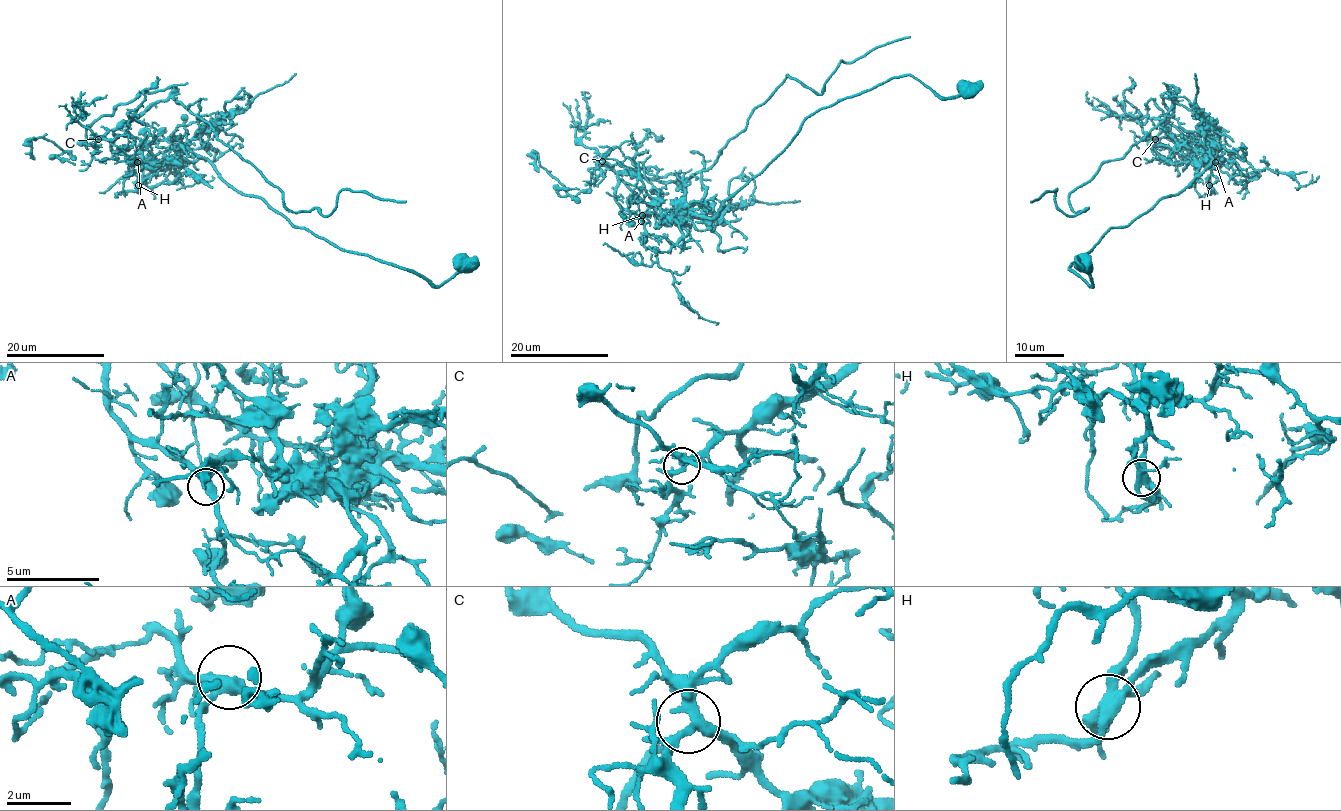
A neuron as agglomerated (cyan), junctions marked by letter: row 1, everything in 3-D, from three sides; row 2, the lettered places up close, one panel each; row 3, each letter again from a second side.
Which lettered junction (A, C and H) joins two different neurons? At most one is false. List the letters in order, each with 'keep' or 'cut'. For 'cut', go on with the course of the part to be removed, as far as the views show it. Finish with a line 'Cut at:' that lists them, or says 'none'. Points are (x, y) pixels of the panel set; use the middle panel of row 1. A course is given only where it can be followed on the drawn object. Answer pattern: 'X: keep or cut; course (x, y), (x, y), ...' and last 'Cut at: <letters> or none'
A: keep
C: keep
H: cut; course (643, 215), (617, 201), (618, 176), (671, 182), (706, 171), (787, 74), (820, 94), (841, 61), (909, 36)
Cut at: H

